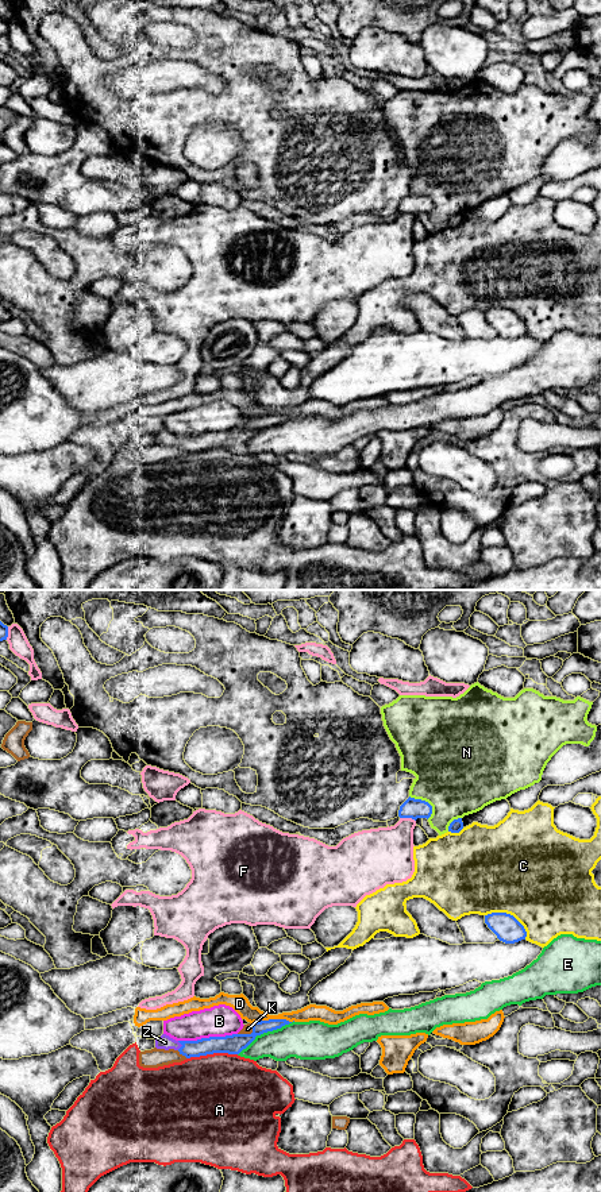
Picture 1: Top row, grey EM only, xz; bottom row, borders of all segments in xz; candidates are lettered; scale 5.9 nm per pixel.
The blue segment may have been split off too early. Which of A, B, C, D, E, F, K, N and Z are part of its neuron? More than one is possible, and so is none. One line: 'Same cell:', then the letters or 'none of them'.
Same cell: Z

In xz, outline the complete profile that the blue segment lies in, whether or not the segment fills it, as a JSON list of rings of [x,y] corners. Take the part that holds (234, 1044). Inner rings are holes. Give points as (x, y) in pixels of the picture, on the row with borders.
[[[269,1019],[254,1022],[251,1034],[232,1034],[226,1037],[209,1037],[201,1038],[197,1041],[176,1041],[166,1034],[162,1034],[155,1039],[157,1049],[174,1049],[178,1050],[180,1054],[186,1058],[200,1057],[213,1053],[228,1053],[228,1054],[239,1054],[243,1049],[246,1049],[257,1035],[261,1035],[267,1031],[273,1031],[281,1029],[285,1025],[292,1022],[286,1019]]]

